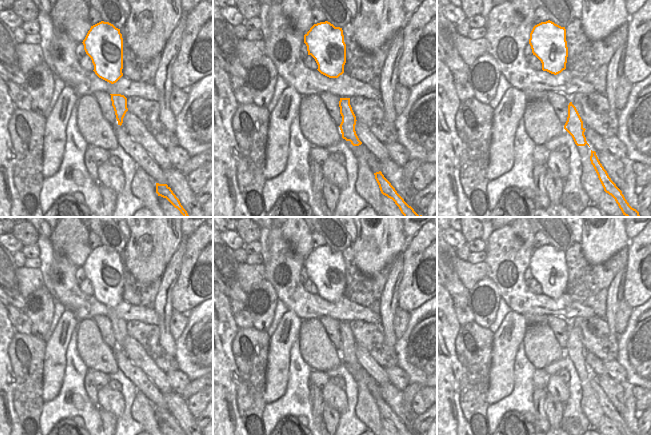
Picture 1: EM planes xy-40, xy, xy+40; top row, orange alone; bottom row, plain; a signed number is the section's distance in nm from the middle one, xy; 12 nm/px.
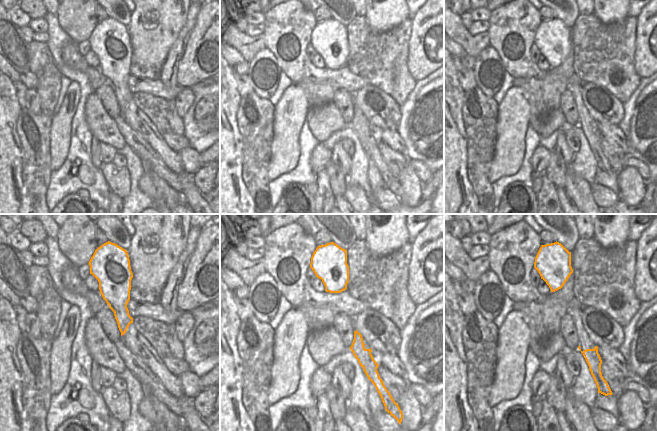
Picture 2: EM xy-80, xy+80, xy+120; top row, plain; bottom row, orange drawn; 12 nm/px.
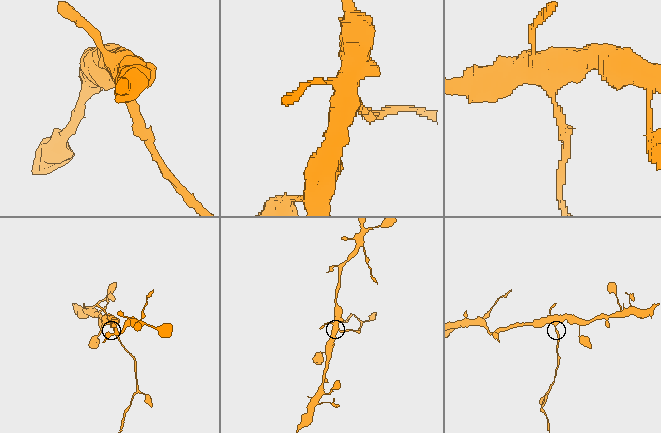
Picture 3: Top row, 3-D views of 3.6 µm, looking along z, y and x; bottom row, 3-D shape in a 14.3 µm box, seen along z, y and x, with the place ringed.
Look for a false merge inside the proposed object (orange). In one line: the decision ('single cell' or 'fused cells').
fused cells

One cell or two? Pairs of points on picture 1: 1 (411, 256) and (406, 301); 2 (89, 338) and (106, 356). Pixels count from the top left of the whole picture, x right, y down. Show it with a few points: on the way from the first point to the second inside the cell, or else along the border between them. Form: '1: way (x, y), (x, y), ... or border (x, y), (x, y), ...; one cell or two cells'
1: way (411, 267), (410, 290); one cell
2: way (92, 342), (102, 352); one cell

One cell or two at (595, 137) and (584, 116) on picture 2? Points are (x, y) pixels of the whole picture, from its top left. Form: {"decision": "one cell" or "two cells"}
{"decision": "one cell"}

